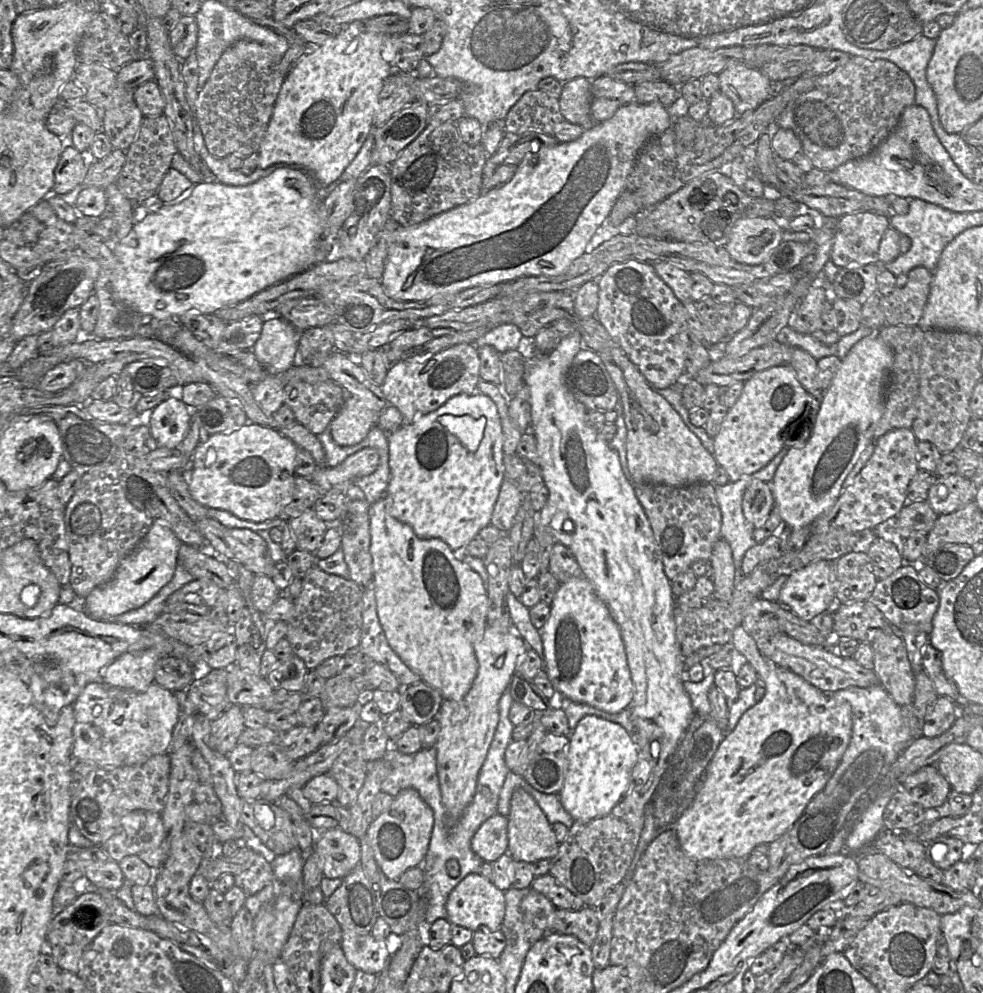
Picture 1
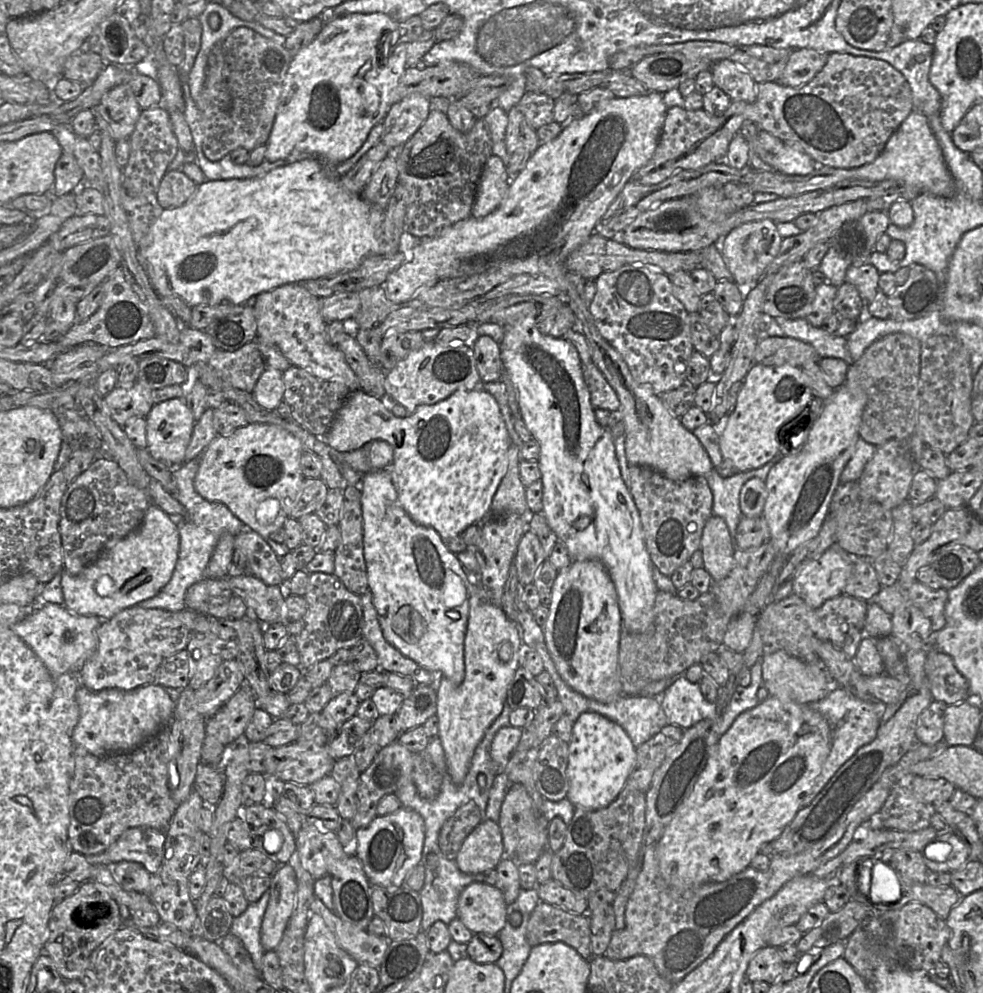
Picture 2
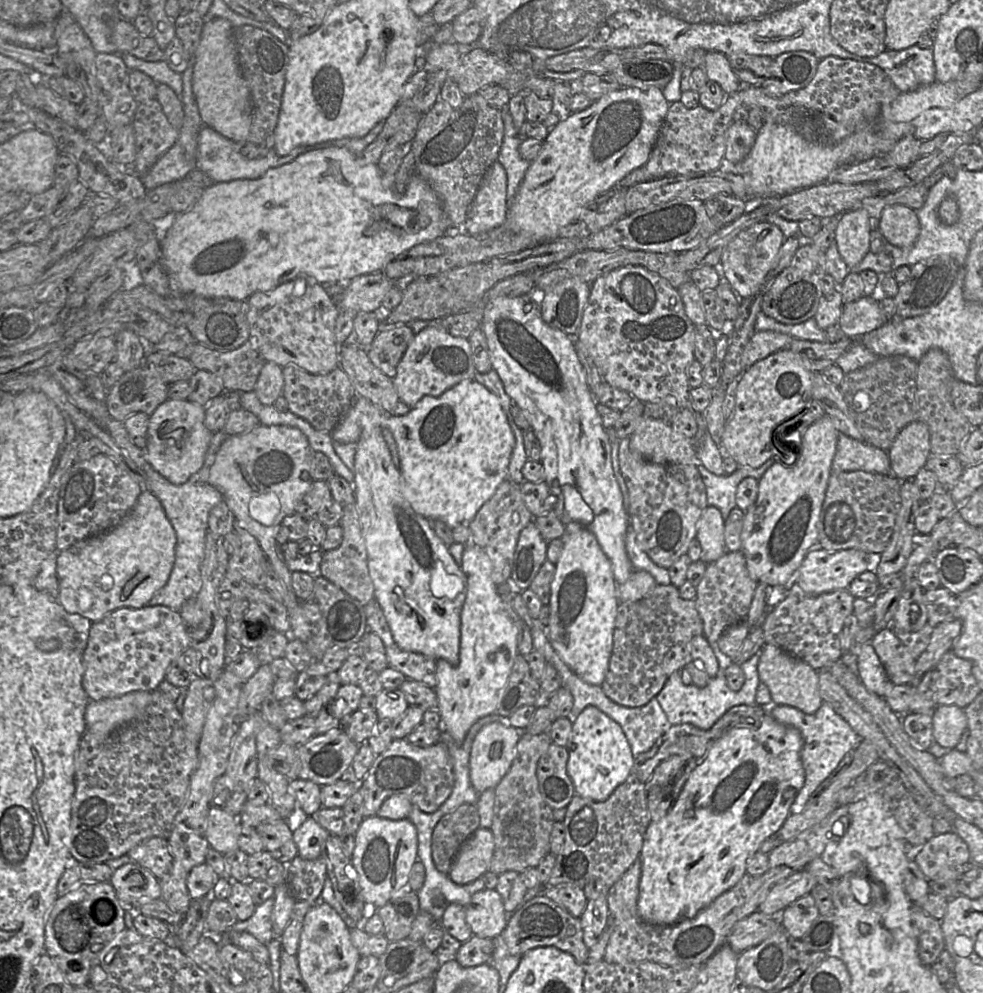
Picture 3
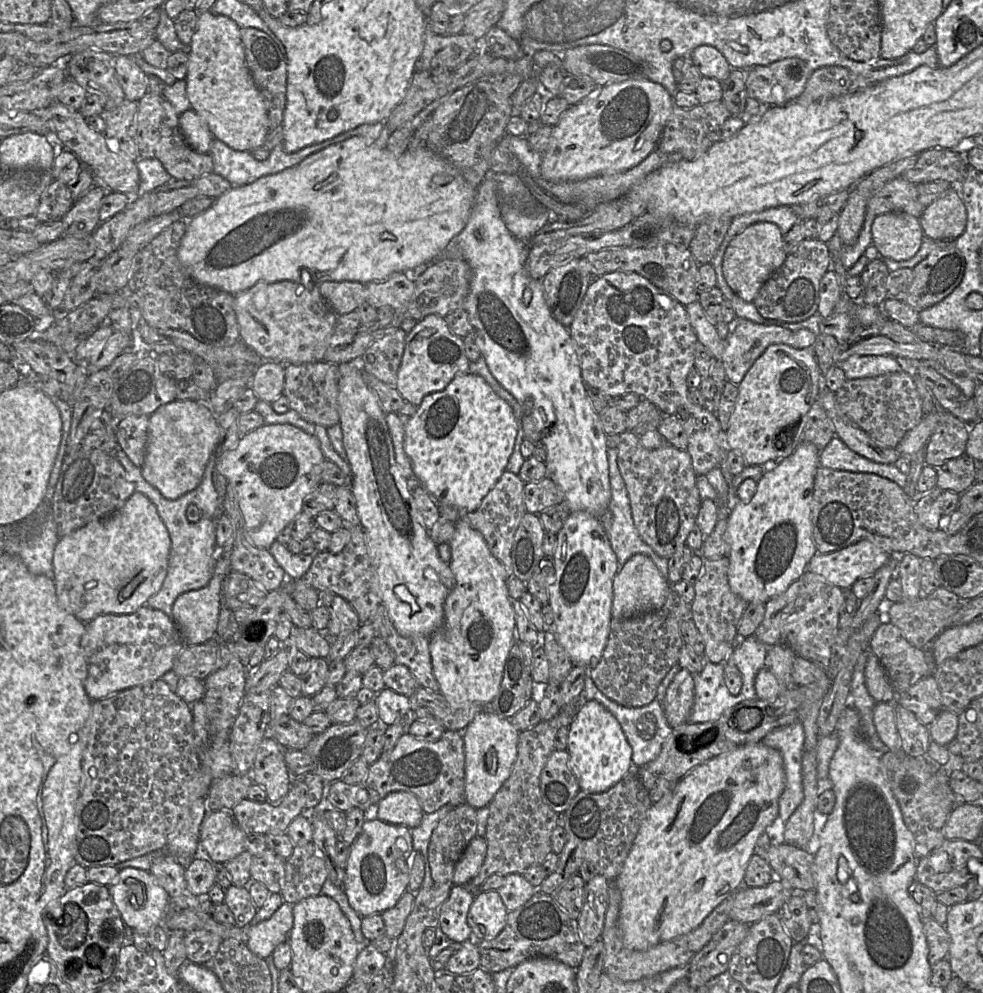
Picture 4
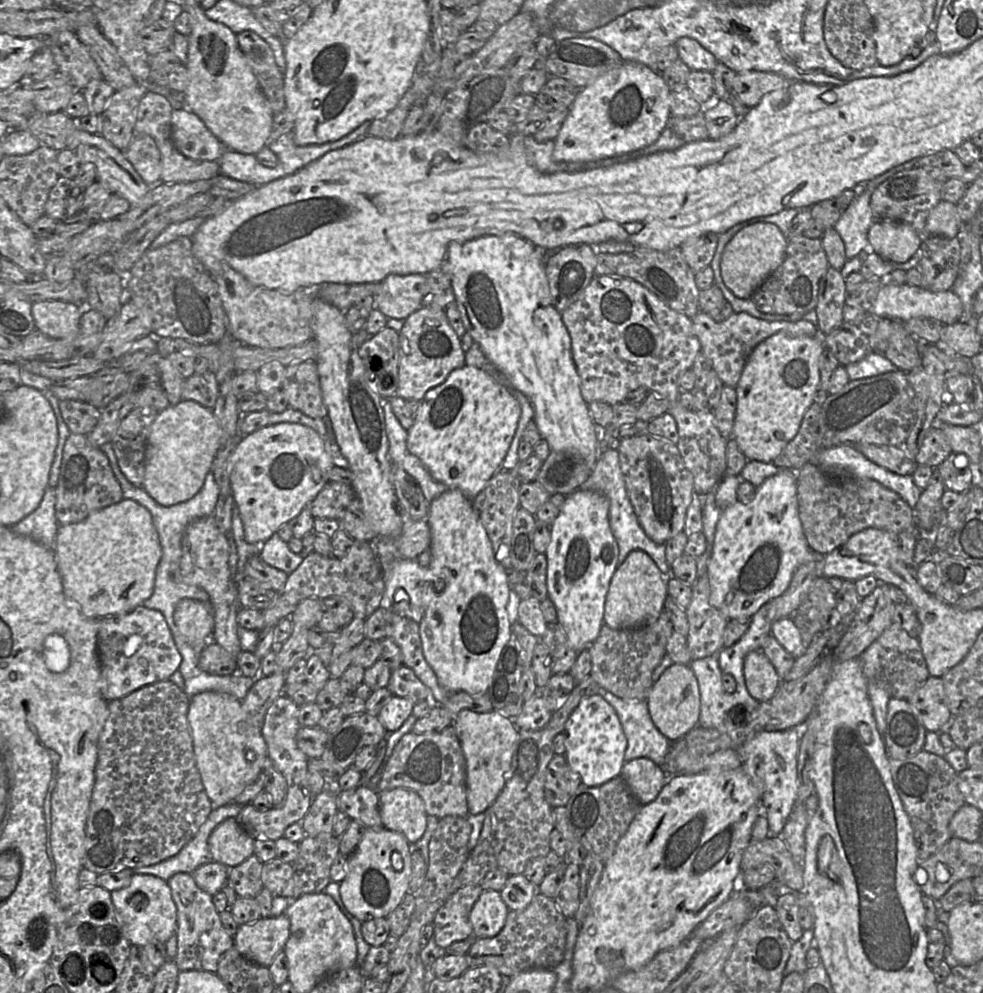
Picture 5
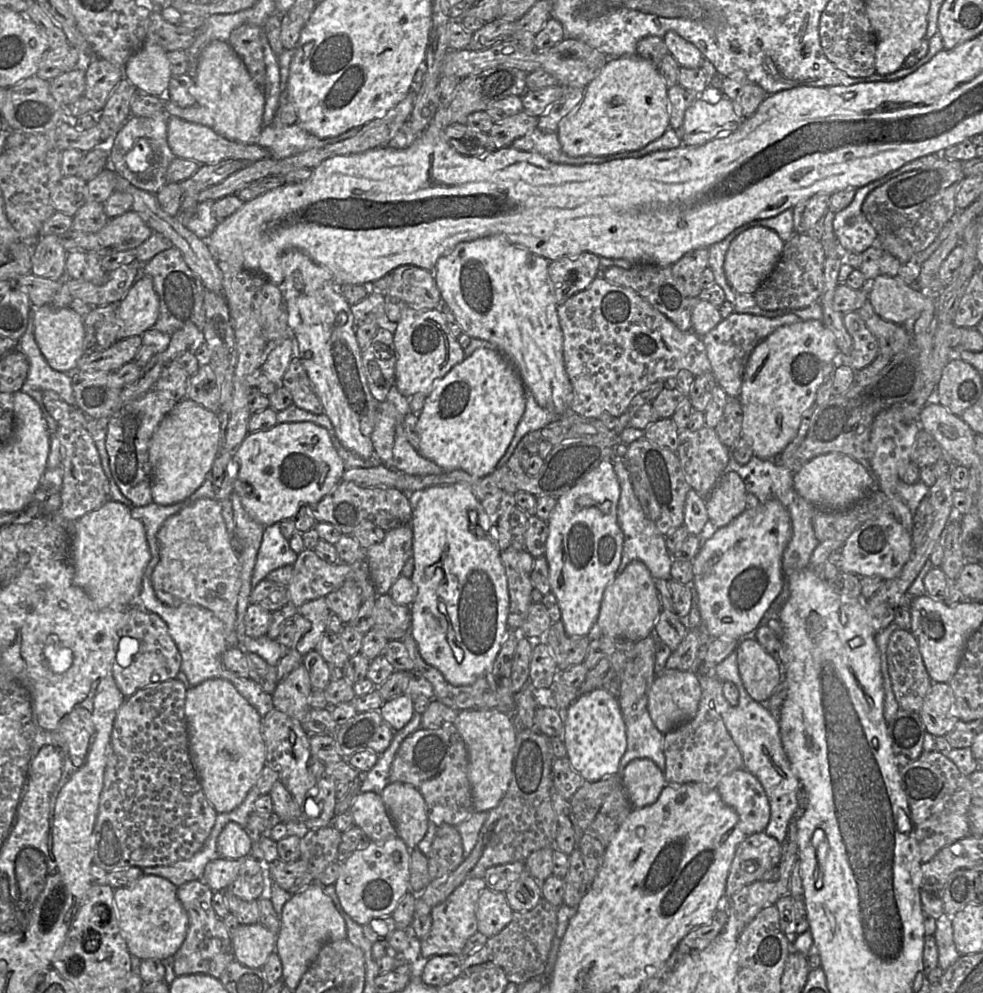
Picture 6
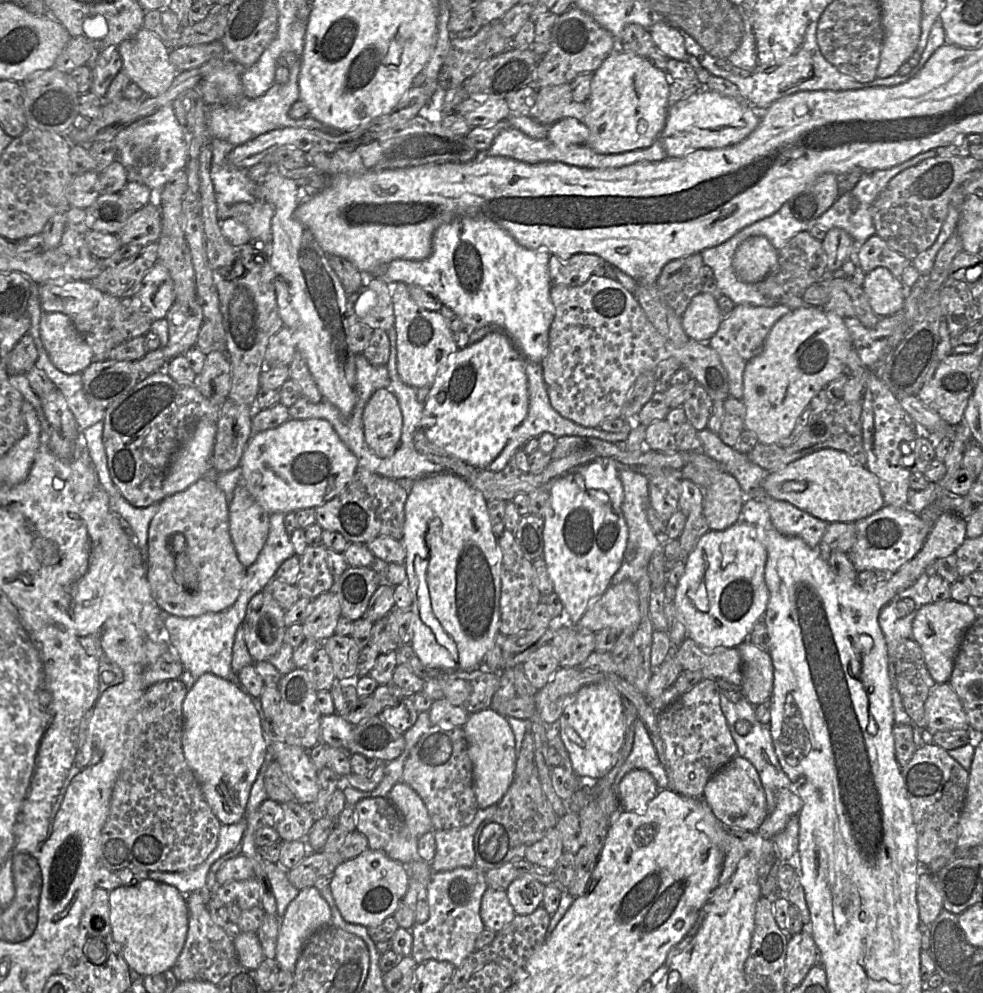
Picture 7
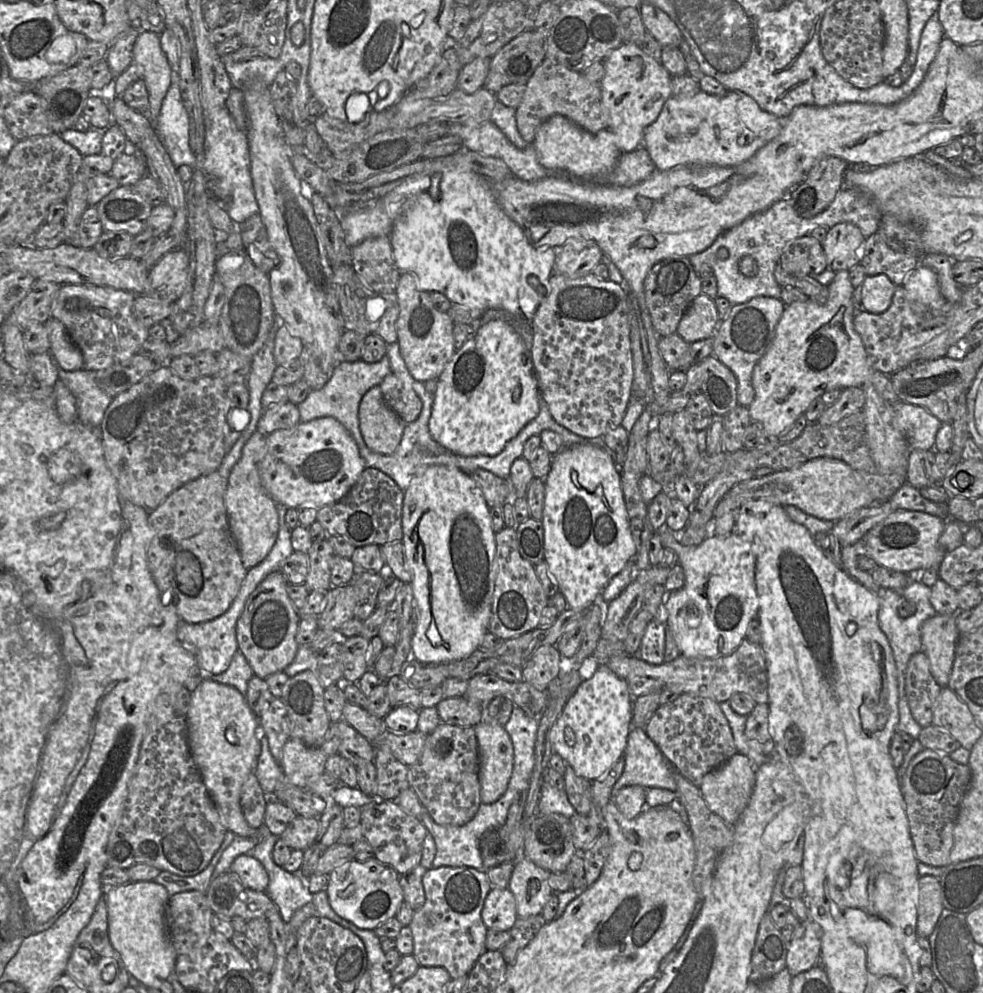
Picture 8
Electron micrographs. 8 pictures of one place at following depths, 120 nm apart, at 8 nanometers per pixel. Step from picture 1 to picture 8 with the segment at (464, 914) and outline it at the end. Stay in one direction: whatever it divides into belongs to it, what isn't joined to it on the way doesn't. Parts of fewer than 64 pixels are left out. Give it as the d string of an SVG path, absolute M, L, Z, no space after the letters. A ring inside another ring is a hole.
M491 888L481 916L488 929L509 931L518 919L516 900L509 888Z

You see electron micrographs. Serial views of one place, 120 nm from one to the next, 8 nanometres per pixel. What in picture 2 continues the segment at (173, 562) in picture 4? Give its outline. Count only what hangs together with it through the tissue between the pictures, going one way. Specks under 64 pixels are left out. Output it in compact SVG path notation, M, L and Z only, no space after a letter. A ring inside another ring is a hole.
M200 456L184 462L182 466L173 468L173 477L177 484L177 490L171 495L184 506L187 516L184 519L175 519L180 543L178 559L171 579L157 595L135 606L171 612L185 610L185 594L189 587L204 579L204 570L220 536L224 533L235 536L243 531L253 531L238 519L225 504L217 501L208 501L195 490L194 479L199 468L199 458Z

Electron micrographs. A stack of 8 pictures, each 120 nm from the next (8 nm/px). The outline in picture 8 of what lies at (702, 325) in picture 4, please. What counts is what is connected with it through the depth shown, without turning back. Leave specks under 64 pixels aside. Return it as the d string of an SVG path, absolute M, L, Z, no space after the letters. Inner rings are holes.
M758 296L745 303L732 305L728 316L719 322L713 336L713 355L735 375L739 405L748 407L754 399L753 368L772 341L784 308L785 304L779 298Z

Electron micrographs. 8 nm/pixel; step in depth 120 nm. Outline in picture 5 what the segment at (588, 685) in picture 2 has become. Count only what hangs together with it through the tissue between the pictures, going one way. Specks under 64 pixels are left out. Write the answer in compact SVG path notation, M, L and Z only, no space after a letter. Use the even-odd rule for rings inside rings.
M577 490L566 496L562 509L551 525L551 541L547 558L547 591L557 612L557 622L563 628L570 646L577 652L588 648L597 639L604 624L604 608L611 578L618 567L619 547L609 519L610 502L599 491Z

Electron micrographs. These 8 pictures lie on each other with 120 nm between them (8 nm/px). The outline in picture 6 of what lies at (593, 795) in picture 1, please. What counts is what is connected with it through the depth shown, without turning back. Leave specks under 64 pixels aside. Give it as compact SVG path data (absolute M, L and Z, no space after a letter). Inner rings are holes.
M604 688L581 694L565 711L564 744L567 758L587 782L597 782L618 773L627 749L626 726L618 699Z

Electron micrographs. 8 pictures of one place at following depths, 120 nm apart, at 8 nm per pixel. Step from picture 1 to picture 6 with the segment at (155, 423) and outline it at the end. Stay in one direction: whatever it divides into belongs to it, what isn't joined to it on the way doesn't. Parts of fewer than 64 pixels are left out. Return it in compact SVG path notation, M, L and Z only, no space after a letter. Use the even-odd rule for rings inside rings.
M184 398L161 420L148 447L151 495L154 503L172 505L187 499L204 482L220 448L218 412Z

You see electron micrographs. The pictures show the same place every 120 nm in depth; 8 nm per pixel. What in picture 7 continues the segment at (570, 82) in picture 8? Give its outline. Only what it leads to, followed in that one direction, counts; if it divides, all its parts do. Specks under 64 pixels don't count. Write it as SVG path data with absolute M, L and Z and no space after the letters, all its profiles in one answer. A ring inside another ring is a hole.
M565 83L538 88L529 117L542 125L552 125L563 118L575 118L583 122L587 112L587 102L574 101L570 84Z

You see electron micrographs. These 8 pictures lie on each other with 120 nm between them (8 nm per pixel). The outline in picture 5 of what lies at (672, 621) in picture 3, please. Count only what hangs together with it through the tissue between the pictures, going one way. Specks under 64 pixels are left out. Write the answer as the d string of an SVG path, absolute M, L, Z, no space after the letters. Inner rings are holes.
M664 609L655 622L638 628L612 629L603 624L599 636L589 646L591 677L619 698L646 701L653 686L653 671L667 654L666 644L673 631L673 624Z

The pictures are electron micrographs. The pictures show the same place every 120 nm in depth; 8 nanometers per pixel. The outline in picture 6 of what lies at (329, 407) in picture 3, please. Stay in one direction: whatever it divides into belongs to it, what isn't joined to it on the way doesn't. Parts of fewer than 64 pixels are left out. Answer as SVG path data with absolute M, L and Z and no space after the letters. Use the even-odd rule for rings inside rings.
M298 356L292 358L281 384L291 393L292 404L313 414L324 413L323 406Z

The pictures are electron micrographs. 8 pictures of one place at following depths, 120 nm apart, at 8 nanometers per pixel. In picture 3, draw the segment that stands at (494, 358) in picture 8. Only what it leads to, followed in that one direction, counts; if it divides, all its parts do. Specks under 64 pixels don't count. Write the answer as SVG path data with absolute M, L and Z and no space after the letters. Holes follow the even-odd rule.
M475 379L463 380L438 397L424 396L403 416L387 412L367 398L357 396L331 432L332 440L343 444L357 443L362 431L361 415L370 416L374 423L392 432L400 458L403 494L412 508L429 520L440 520L451 529L468 525L507 478L515 437L497 396Z

